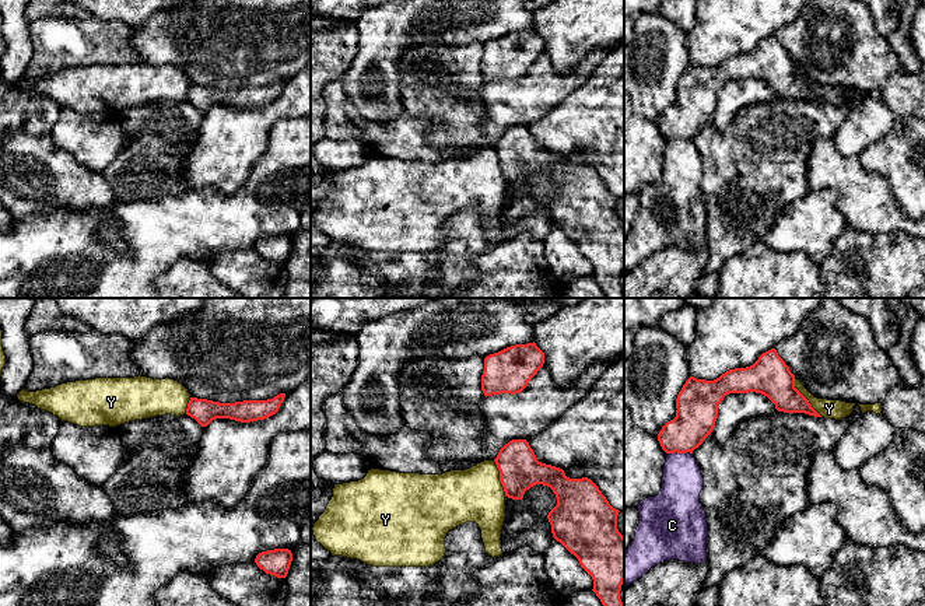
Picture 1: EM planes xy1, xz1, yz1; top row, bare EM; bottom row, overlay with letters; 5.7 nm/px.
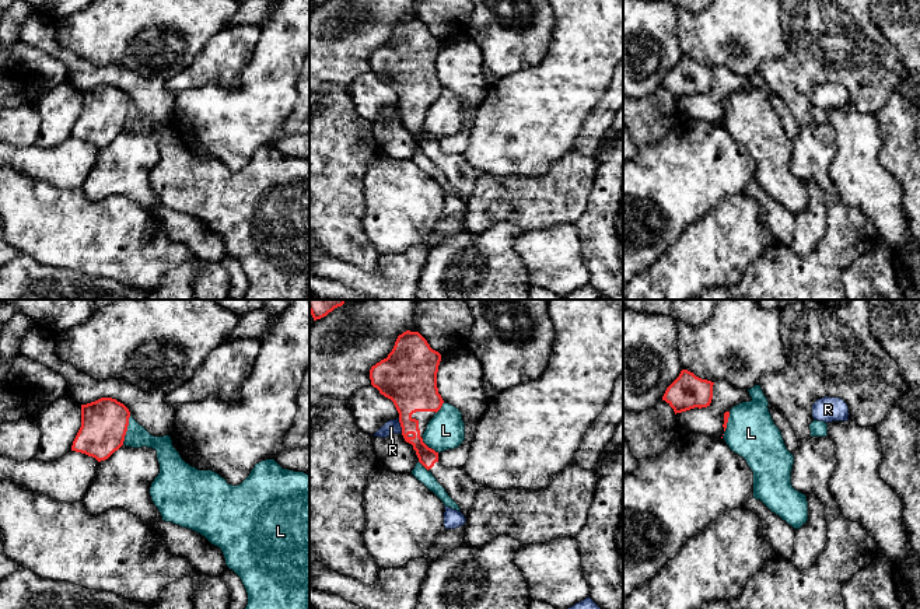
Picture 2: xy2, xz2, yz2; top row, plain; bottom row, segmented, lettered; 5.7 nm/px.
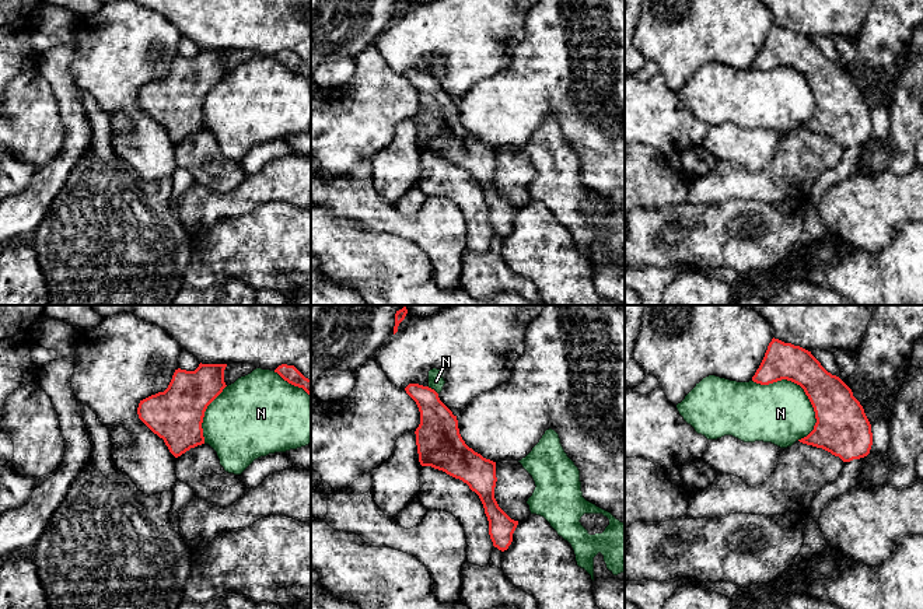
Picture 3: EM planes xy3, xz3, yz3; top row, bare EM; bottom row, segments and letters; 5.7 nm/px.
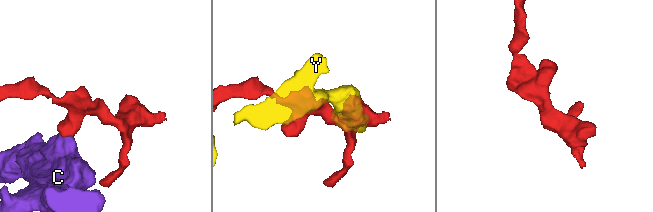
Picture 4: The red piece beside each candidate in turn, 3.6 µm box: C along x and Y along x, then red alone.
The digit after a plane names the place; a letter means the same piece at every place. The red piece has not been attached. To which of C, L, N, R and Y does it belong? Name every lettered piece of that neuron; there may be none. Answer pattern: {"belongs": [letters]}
{"belongs": []}

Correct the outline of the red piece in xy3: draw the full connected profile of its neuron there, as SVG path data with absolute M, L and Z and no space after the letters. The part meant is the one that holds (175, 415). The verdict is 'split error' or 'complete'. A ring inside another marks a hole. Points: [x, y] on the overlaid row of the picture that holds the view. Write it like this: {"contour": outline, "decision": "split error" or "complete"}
{"contour": "M200 363L195 371L178 368L164 392L140 400L139 419L164 440L175 458L204 444L204 412L227 386L225 367Z", "decision": "complete"}

